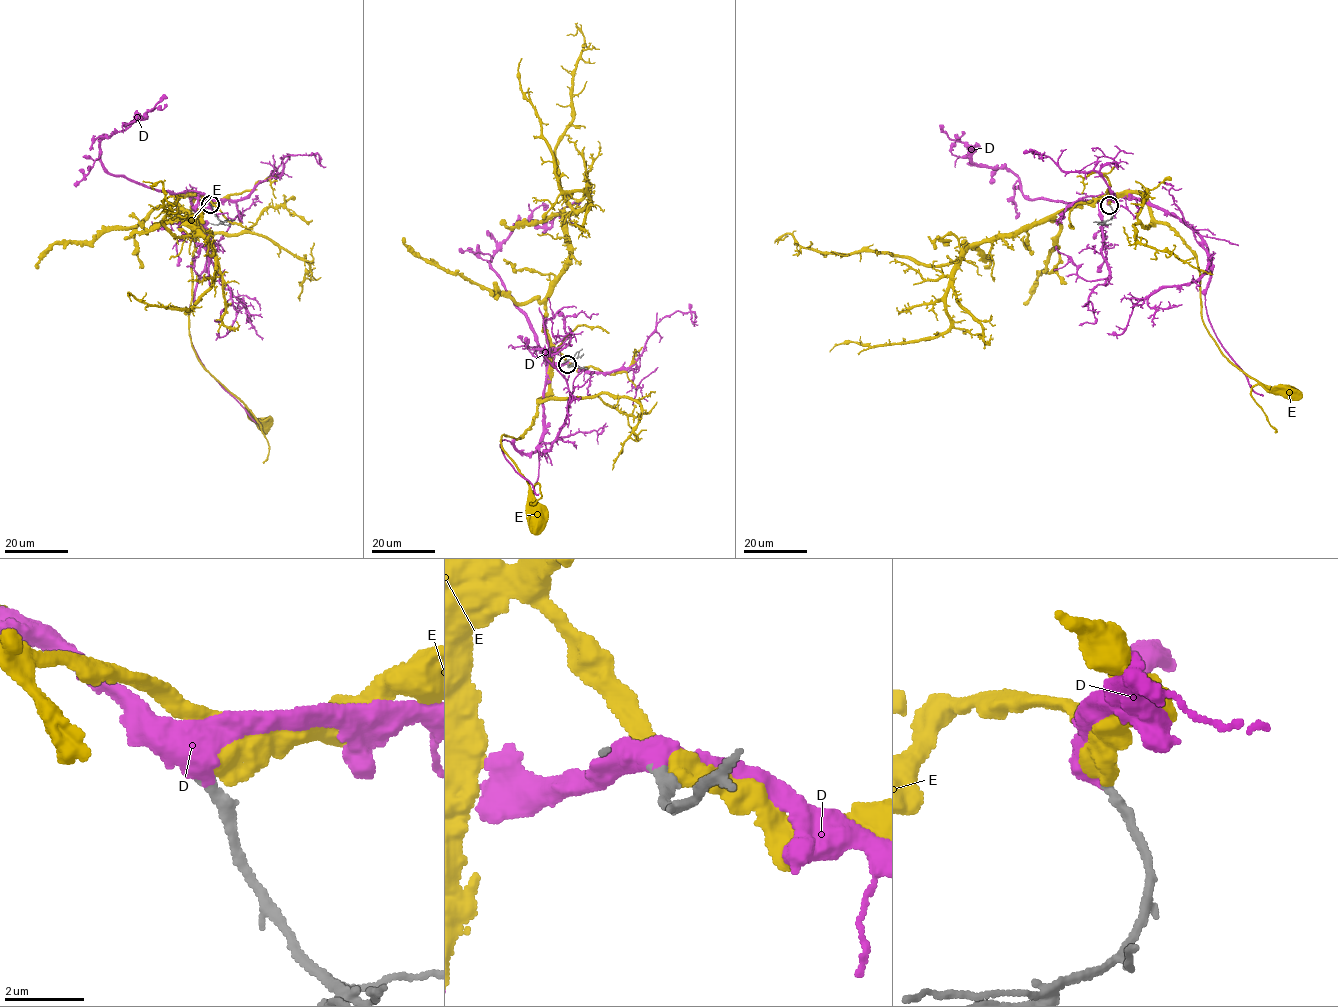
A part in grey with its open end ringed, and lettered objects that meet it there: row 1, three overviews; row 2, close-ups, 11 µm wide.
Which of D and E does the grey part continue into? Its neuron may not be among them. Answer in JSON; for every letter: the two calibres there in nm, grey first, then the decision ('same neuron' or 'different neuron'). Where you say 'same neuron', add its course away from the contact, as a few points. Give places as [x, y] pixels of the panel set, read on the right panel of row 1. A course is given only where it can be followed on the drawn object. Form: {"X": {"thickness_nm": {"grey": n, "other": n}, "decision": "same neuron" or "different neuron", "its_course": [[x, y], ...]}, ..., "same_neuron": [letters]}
{"D": {"thickness_nm": {"grey": 280, "other": 550}, "decision": "same neuron", "its_course": [[1110, 205], [1113, 194], [1149, 201], [1198, 235], [1209, 257], [1204, 293], [1213, 331], [1251, 387], [1263, 396]]}, "E": {"thickness_nm": {"grey": 300, "other": 700}, "decision": "different neuron"}, "same_neuron": ["D"]}

